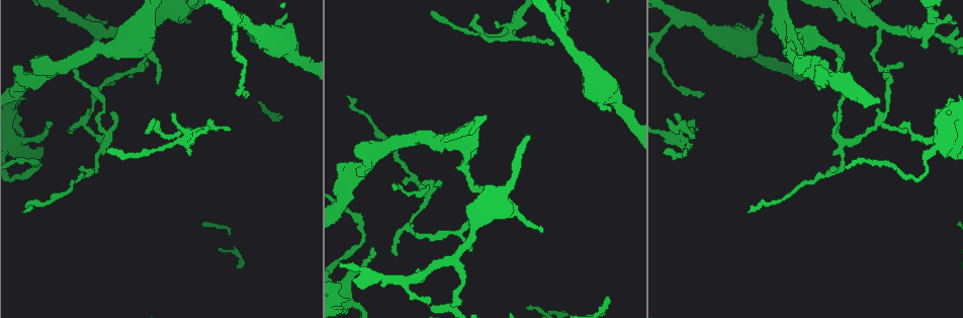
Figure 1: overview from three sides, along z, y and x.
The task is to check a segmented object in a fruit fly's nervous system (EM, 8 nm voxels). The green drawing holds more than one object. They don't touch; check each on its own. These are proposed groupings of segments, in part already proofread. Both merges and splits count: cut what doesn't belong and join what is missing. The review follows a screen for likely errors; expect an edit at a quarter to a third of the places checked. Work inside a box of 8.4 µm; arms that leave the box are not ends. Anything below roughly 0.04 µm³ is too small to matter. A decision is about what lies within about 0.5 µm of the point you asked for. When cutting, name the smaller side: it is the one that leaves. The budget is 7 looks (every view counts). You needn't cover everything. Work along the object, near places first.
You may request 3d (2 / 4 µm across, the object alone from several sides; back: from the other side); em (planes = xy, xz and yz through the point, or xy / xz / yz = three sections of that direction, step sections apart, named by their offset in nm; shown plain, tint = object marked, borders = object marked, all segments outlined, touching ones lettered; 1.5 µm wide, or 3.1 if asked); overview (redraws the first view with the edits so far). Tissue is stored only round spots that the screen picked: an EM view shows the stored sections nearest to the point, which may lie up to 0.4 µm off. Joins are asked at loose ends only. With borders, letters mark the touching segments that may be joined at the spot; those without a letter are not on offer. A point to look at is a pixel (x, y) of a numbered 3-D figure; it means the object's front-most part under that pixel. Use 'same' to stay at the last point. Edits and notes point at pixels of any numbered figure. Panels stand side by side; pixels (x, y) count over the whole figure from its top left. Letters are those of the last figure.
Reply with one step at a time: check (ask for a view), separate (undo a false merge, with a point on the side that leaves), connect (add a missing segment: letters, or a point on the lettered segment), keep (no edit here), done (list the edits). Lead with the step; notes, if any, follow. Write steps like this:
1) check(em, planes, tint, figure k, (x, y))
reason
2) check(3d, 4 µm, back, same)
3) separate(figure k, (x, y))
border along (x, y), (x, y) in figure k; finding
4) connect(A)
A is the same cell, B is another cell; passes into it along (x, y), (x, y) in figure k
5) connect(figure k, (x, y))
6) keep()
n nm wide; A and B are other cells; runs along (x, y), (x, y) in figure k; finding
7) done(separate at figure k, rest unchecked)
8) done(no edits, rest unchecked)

check(3d, 4 µm, figure 1, (837, 58))
tapers out

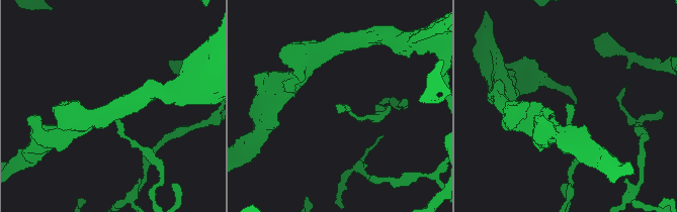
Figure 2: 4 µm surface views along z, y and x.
check(em, yz, step 8, tint, figure 2, (566, 103))

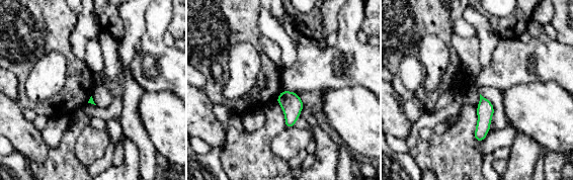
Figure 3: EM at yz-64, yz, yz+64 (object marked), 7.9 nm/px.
check(em, planes, borders, same)

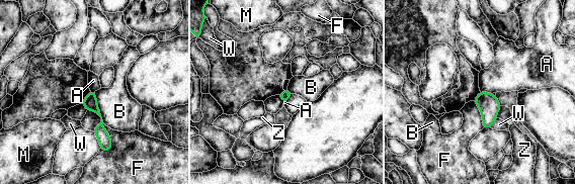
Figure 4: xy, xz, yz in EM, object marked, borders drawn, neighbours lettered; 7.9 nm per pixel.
keep()
A, B, F, M, W and Z are other cells; border along (480, 90), (492, 94) in figure 4; no lettered segment goes on from it

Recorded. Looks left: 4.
check(3d, 2 µm, back, figure 1, (473, 226))
side arm on a straight run

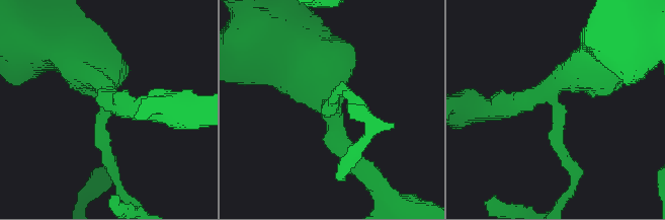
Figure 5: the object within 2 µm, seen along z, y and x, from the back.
check(em, planes, tint, figure 5, (559, 82))
3 arms

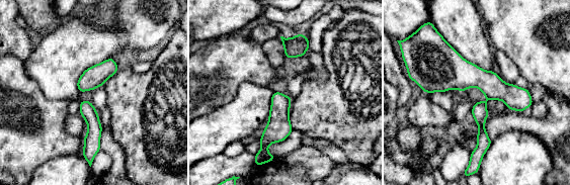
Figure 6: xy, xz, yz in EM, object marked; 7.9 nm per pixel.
check(em, planes, borders, same)
what lies round it

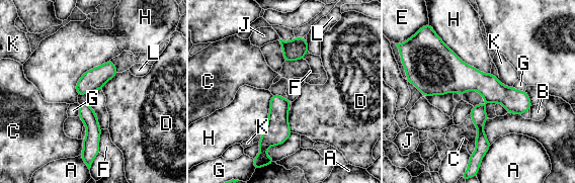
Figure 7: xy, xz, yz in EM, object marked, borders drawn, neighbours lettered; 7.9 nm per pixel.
keep()
A, B, C, D, E, F, G, H, J, K and L are other cells; border along (432, 29), (465, 63), (490, 74) in figure 7; continuous, no second neuron

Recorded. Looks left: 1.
check(em, xz, step 4, borders, figure 1, (286, 14))
thin end

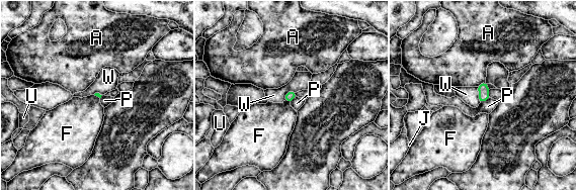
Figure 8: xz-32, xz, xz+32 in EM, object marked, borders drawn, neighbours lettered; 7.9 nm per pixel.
keep()
A, F, J, P, U and W are other cells; border along (489, 97), (480, 103) in figure 8; no lettered segment goes on from it

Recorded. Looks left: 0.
done(no edits, rest unchecked)

